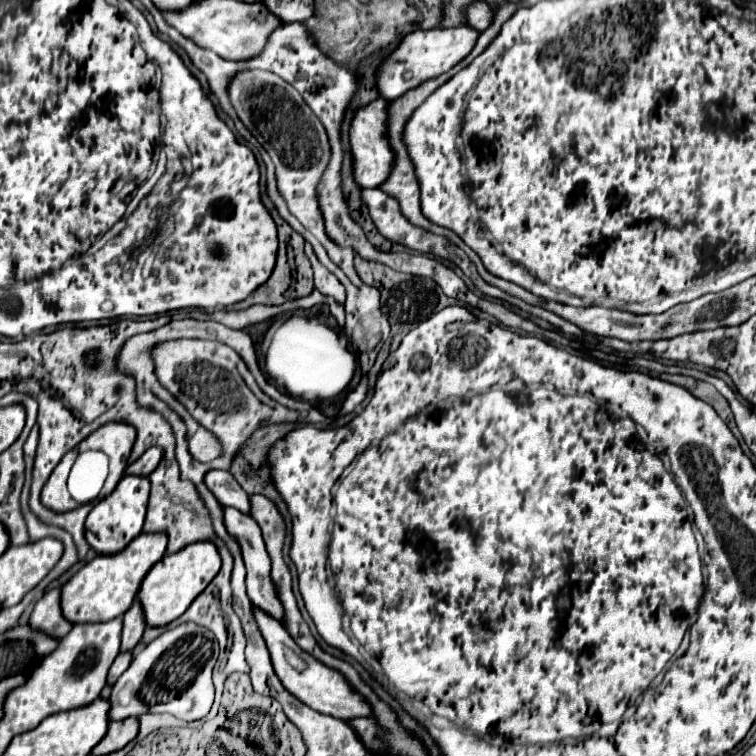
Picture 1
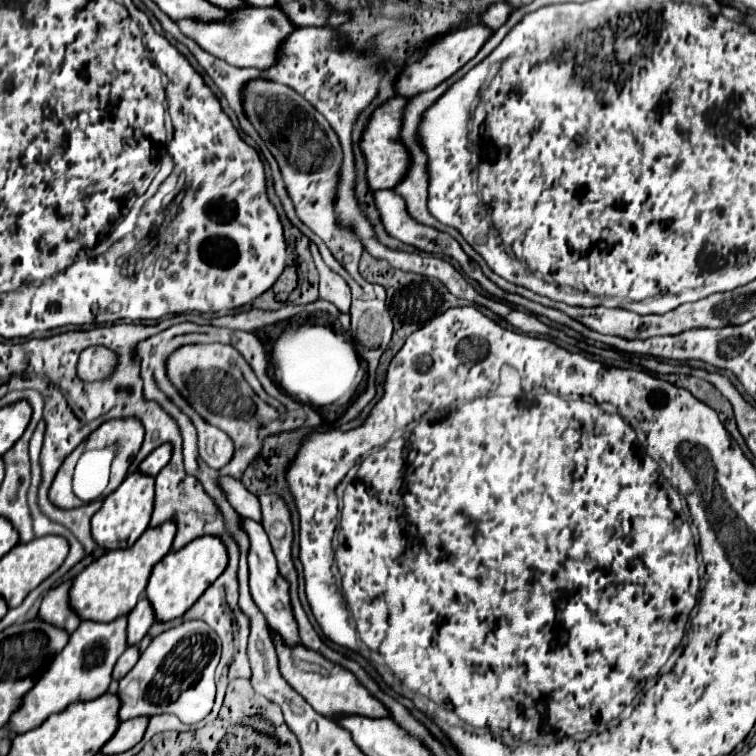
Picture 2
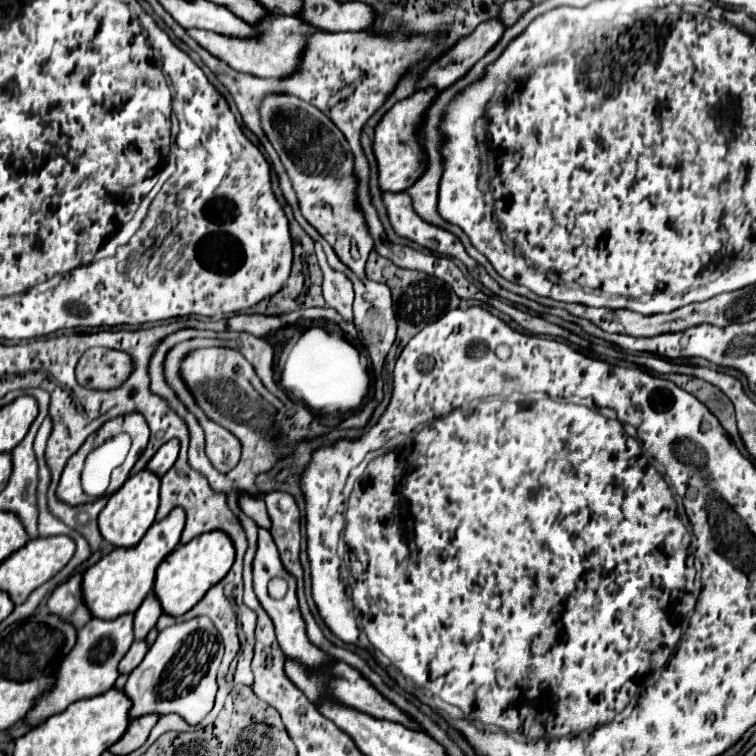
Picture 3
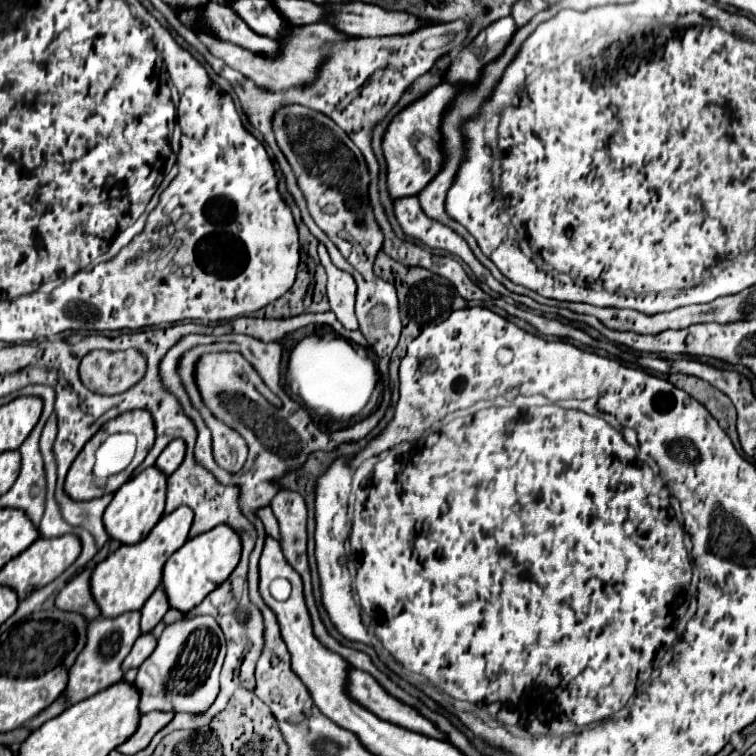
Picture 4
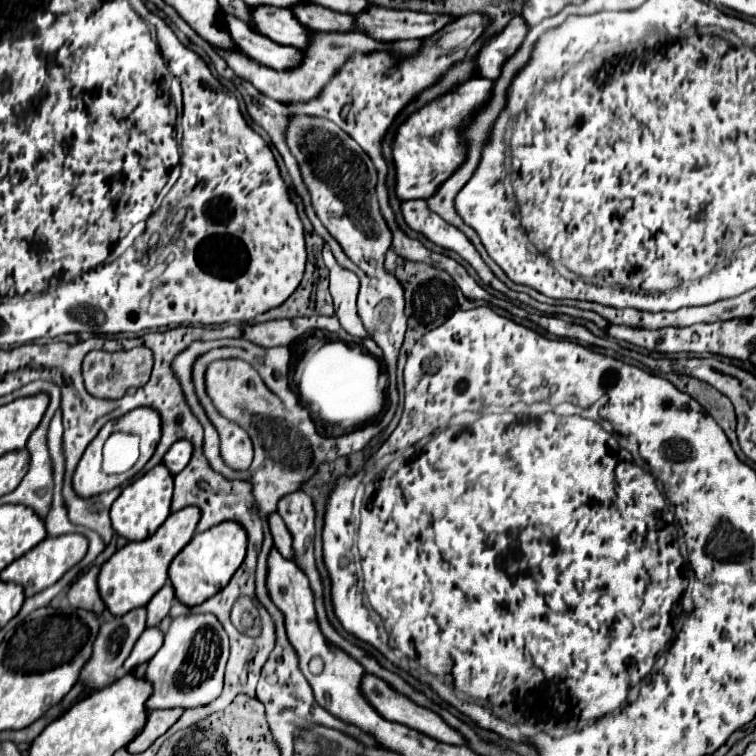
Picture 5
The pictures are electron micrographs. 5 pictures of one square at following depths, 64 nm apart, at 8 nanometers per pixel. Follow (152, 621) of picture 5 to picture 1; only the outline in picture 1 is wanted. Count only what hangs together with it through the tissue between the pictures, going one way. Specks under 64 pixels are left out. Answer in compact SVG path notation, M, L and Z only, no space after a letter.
M136 600L130 610L124 614L124 630L122 630L122 650L132 650L146 628L146 620L144 620L144 610L140 608L140 602Z

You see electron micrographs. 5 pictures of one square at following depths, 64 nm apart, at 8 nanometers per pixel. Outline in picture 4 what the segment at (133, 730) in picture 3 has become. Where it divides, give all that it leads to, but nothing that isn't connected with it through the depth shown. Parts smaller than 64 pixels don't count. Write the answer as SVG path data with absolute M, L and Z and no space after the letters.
M150 712L150 714L144 714L142 720L140 720L140 726L136 730L136 736L130 736L130 740L124 742L122 748L118 748L118 752L122 754L136 754L140 750L144 750L150 740L174 718L174 714L170 712Z

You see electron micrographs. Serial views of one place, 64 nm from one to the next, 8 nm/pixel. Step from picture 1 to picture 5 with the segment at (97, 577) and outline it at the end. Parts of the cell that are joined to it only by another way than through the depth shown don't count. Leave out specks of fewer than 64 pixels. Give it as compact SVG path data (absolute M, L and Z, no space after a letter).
M196 506L182 508L182 510L174 512L172 516L168 516L168 520L148 540L128 542L124 548L114 552L114 556L102 566L100 576L98 576L100 596L104 598L106 608L114 616L122 616L134 608L146 606L150 602L150 598L168 582L170 562L192 540L196 526L200 522L200 516L202 516L202 512Z

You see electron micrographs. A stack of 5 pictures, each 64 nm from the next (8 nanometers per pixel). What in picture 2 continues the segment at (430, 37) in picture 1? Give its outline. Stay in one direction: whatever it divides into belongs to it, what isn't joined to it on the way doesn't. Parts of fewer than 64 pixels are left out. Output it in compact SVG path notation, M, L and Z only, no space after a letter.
M472 24L472 26L466 26L466 28L440 36L438 40L434 40L434 44L426 50L426 54L418 62L406 66L406 70L402 72L402 76L398 80L398 94L416 96L420 92L440 86L444 80L448 80L452 74L456 74L464 64L468 64L478 54L478 50L486 44L486 40L488 40L488 36L492 36L492 32L494 30L484 24Z

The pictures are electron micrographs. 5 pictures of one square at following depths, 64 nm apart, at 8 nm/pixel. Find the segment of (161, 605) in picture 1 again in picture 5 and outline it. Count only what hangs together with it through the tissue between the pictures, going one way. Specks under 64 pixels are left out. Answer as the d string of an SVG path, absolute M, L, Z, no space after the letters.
M232 520L222 522L202 534L196 534L184 546L184 550L172 560L168 570L176 598L186 606L198 606L216 592L220 592L246 558L246 548L248 548L248 534L242 524L236 524Z

